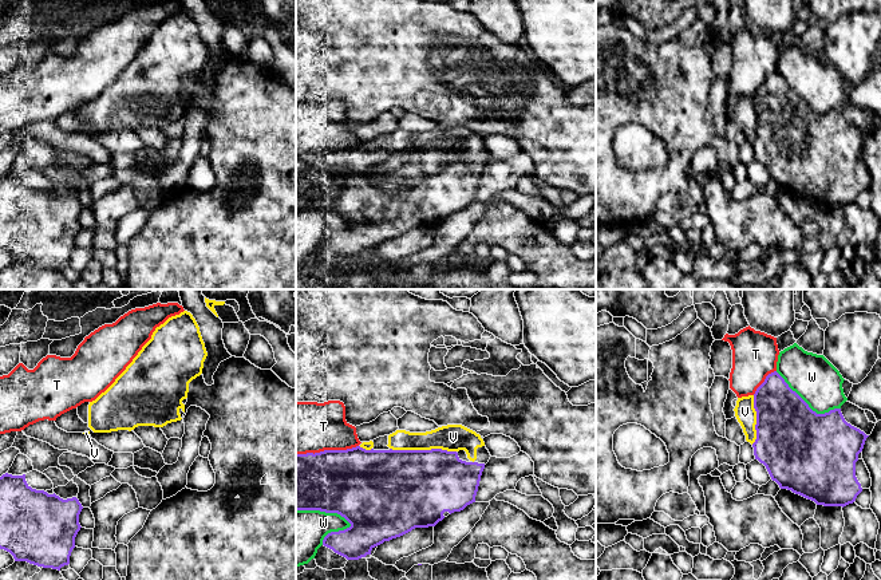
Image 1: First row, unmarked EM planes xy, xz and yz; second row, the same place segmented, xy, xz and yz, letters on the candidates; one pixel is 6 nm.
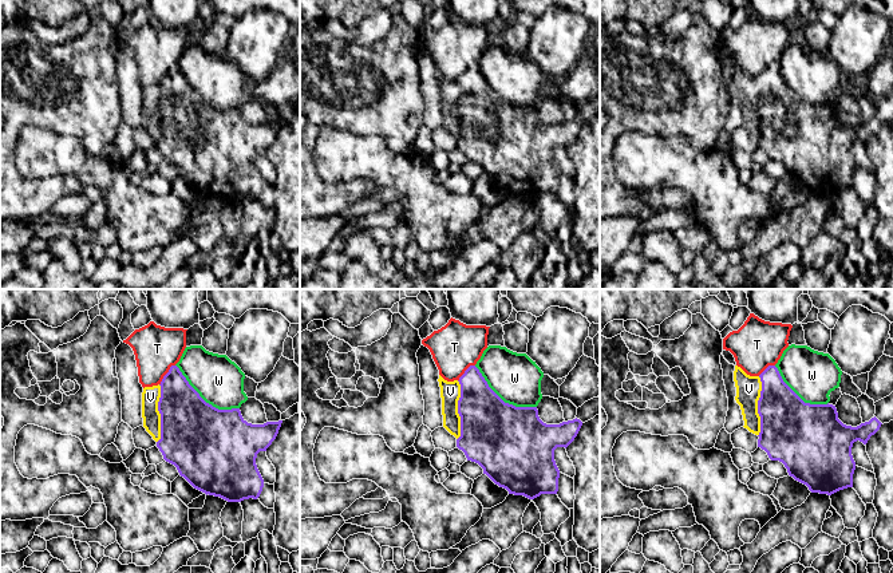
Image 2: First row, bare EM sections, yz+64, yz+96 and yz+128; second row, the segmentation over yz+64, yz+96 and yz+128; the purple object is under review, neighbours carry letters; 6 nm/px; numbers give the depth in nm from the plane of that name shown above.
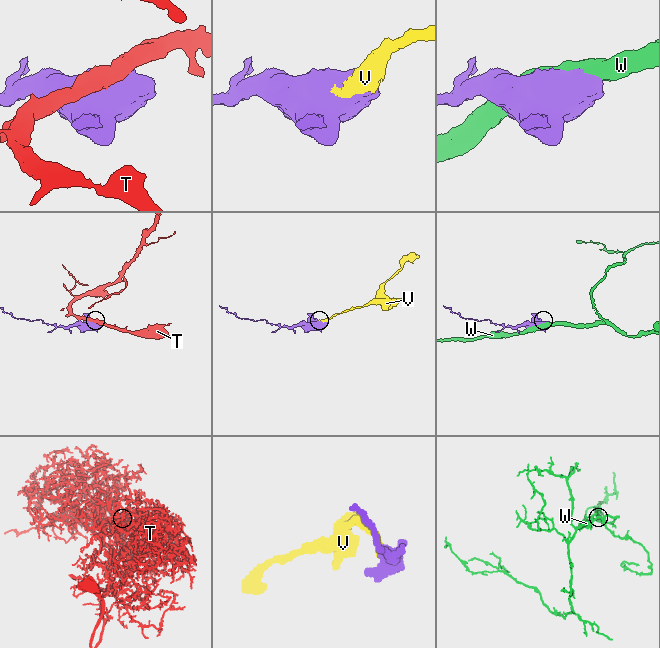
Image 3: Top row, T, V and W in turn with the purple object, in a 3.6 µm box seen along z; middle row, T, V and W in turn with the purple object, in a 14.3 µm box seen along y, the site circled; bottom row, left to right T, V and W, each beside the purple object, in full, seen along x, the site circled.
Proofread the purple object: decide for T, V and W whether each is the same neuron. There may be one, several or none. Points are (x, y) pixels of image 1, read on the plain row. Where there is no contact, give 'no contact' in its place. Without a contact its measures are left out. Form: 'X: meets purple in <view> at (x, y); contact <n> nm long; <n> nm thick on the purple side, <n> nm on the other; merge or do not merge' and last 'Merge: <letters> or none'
T: meets purple in xz at (327, 150); contact 380 nm long; 420 nm thick on the purple side, 320 nm on the other; do not merge
V: meets purple in xz at (423, 150); contact 400 nm long; 480 nm thick on the purple side, 160 nm on the other; merge
W: meets purple in xz at (324, 210); contact 340 nm long; 420 nm thick on the purple side, 300 nm on the other; do not merge
Merge: V

